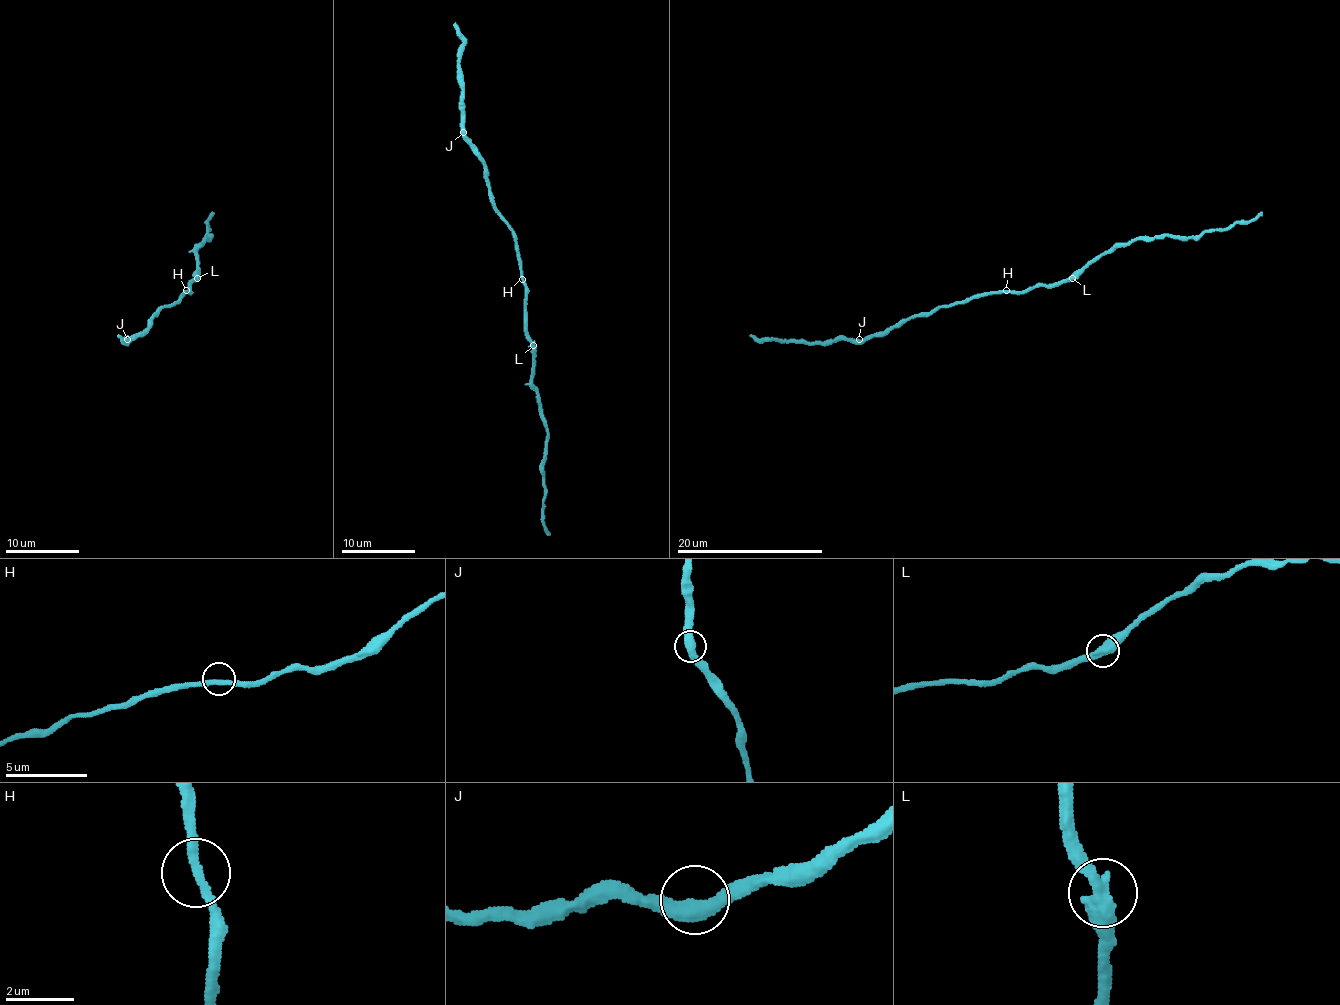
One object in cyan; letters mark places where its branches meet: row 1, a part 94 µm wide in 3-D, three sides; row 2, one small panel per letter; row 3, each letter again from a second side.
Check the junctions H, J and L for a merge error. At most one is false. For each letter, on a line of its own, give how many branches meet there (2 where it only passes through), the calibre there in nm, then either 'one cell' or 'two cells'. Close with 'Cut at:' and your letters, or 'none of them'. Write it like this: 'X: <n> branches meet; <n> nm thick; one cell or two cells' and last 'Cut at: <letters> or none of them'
H: 2 branches meet; 280 nm thick; one cell
J: 2 branches meet; 480 nm thick; one cell
L: 2 branches meet; 480 nm thick; one cell
Cut at: none of them

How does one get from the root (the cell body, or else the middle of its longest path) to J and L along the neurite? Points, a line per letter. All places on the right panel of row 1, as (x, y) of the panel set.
J: (1004, 292), (967, 297), (932, 312), (901, 319), (883, 332), (859, 339)
L: (1004, 292), (1057, 286), (1071, 277)

